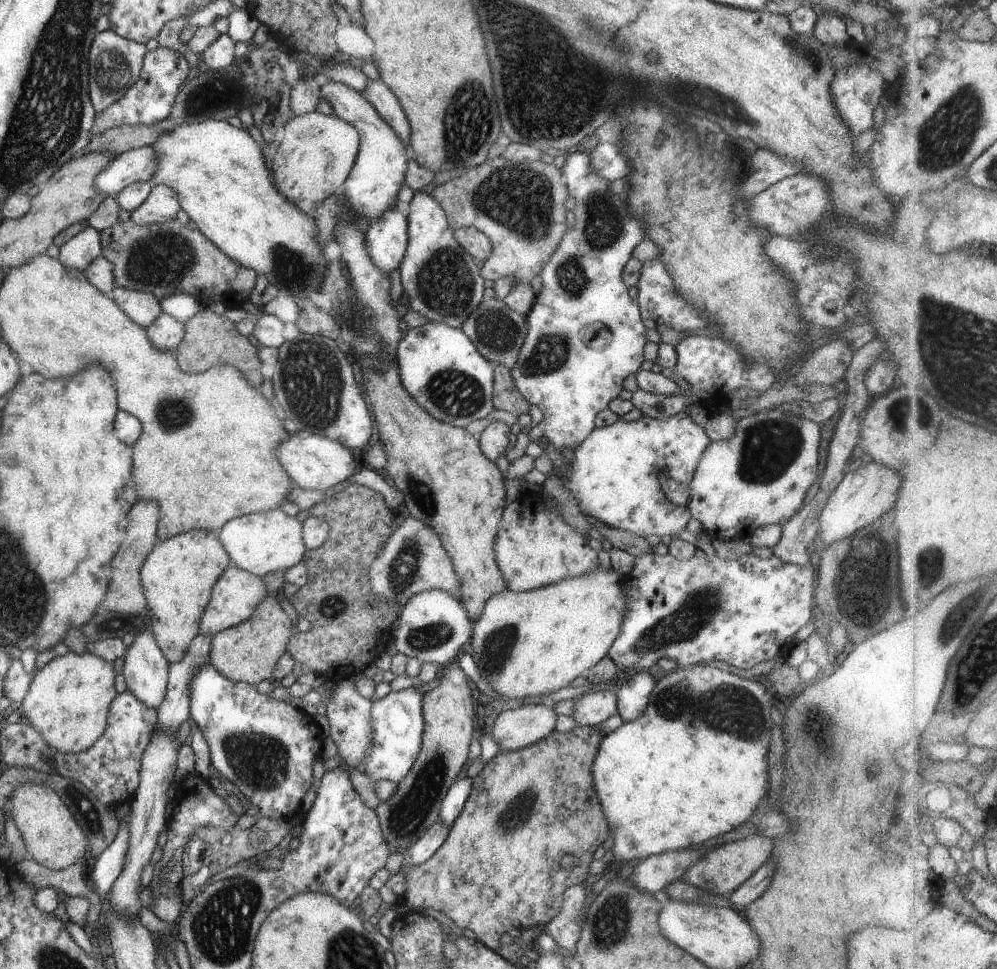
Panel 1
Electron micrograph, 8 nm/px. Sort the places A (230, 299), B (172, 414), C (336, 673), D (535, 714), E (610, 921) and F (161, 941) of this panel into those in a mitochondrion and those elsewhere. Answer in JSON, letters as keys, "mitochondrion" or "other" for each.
{"A":"other","B":"mitochondrion","C":"other","D":"other","E":"mitochondrion","F":"other"}

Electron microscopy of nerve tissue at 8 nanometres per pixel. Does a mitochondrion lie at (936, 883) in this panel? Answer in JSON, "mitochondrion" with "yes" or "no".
{"mitochondrion":"no"}

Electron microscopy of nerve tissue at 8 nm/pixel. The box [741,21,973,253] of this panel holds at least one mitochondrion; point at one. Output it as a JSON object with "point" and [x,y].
{"point":[810,55]}

